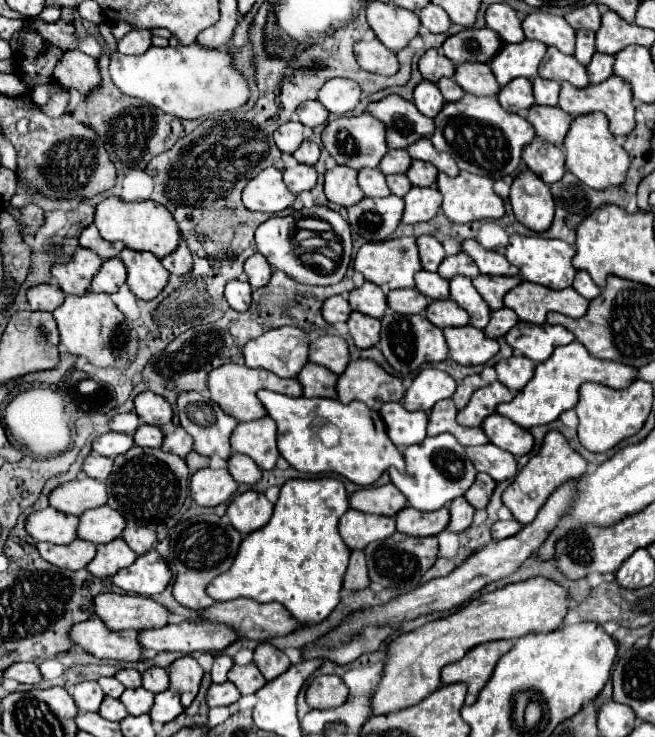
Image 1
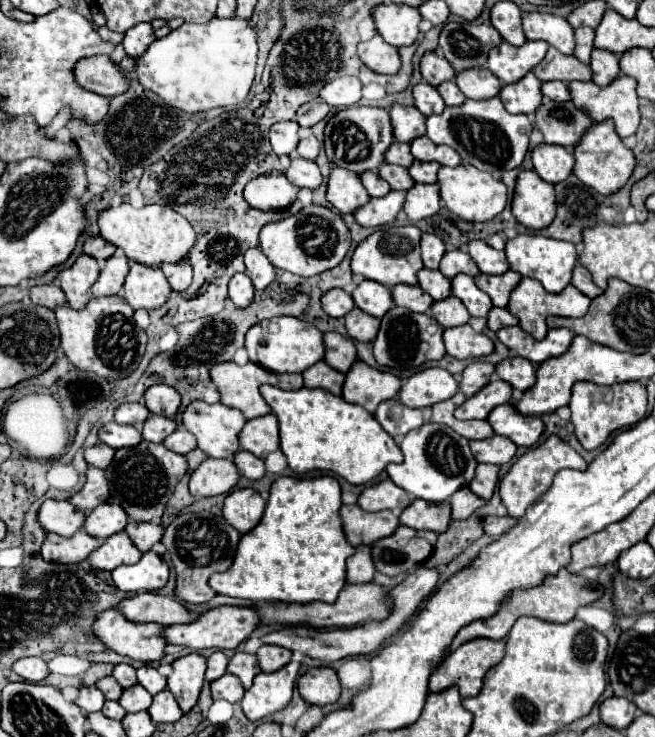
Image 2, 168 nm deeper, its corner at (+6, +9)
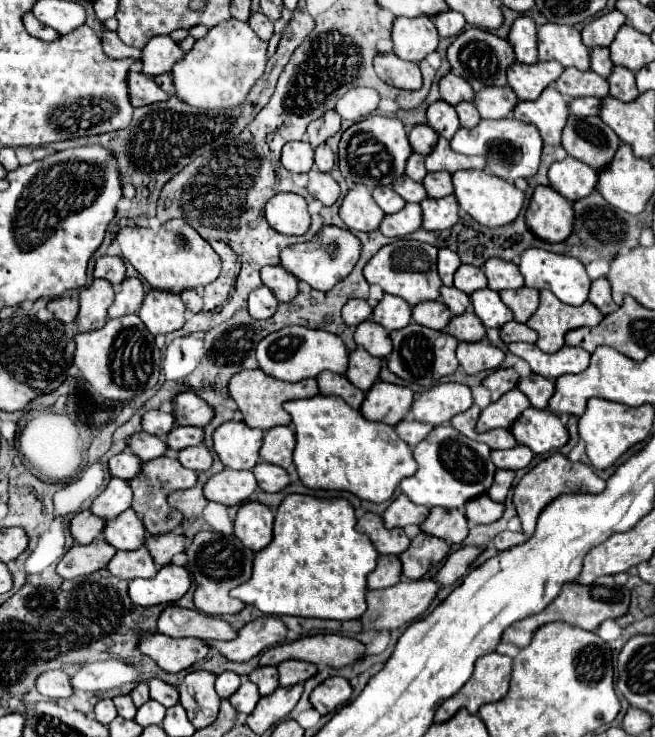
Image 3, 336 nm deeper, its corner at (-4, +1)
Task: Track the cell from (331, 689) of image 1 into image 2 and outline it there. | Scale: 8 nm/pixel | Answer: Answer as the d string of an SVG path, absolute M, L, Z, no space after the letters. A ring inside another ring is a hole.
M315 667L299 677L299 693L309 705L329 705L339 699L341 683L331 667Z

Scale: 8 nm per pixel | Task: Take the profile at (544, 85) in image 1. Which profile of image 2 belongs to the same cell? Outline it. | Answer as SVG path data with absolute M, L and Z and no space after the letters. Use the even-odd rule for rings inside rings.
M561 81L543 83L541 91L543 91L543 95L545 95L547 99L553 99L553 101L569 101L569 99L571 99L571 93L569 93L567 83L561 83Z

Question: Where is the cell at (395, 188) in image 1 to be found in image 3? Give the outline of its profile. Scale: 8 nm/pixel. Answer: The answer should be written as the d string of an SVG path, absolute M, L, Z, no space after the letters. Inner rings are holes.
M401 175L399 179L395 179L391 187L409 203L421 203L427 197L427 191L421 187L421 183L407 179L407 175Z

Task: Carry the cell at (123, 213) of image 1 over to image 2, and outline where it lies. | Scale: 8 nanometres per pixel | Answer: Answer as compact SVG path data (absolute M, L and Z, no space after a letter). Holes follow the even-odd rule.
M121 203L119 207L109 207L99 215L99 229L101 237L115 247L121 247L129 261L137 261L147 267L159 267L161 263L181 263L189 257L189 251L197 241L197 235L187 219L163 205L145 205L135 209L129 203Z

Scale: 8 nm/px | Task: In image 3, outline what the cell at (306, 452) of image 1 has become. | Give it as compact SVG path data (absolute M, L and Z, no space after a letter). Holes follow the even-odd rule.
M315 395L301 401L287 401L283 407L291 415L291 427L297 439L293 463L305 487L349 491L359 499L383 503L393 497L403 477L415 475L417 471L409 445L397 437L391 425L363 419L343 399Z

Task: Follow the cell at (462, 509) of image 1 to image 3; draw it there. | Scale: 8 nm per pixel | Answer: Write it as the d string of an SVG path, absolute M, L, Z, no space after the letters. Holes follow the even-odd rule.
M479 495L479 499L471 499L471 503L465 505L465 517L471 525L493 523L503 515L503 511L503 503L491 501L487 495Z

